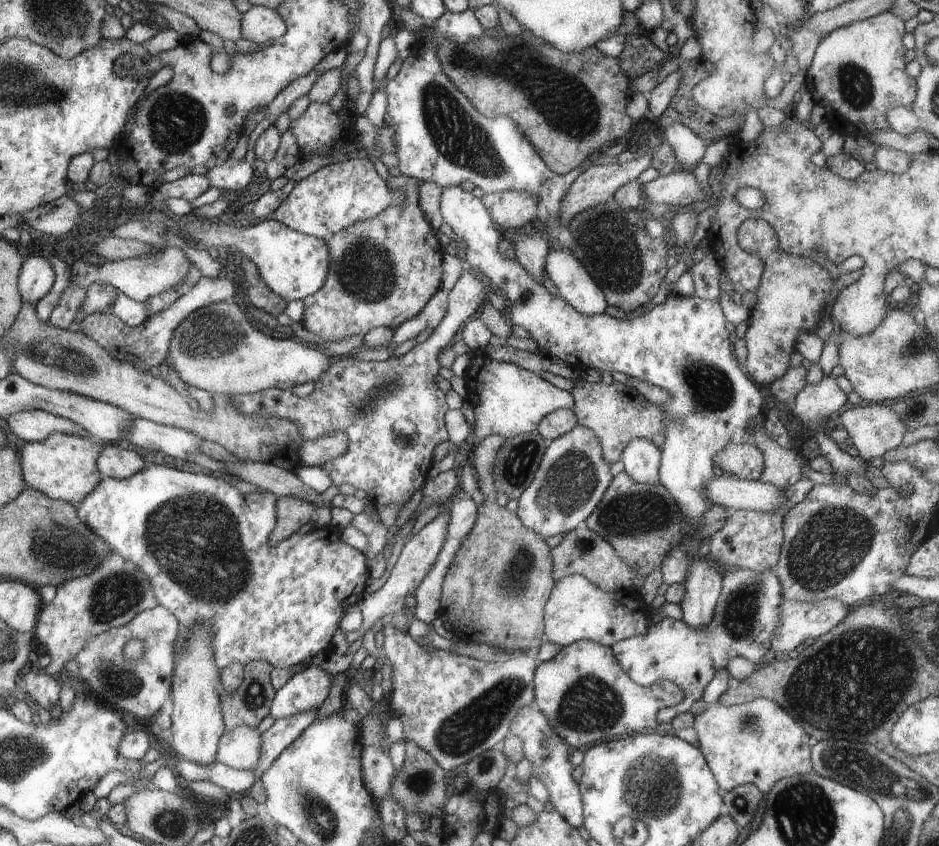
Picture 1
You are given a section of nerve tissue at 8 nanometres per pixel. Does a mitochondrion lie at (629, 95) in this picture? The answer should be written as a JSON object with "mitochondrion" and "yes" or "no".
{"mitochondrion":"no"}

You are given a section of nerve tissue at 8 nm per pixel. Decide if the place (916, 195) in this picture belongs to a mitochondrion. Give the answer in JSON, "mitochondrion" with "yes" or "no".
{"mitochondrion":"yes"}

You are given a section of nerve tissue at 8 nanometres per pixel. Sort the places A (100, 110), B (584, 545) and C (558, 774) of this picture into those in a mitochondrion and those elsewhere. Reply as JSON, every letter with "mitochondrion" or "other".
{"A":"other","B":"mitochondrion","C":"other"}

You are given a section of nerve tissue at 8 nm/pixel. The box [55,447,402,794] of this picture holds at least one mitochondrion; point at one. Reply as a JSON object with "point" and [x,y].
{"point":[195,540]}

